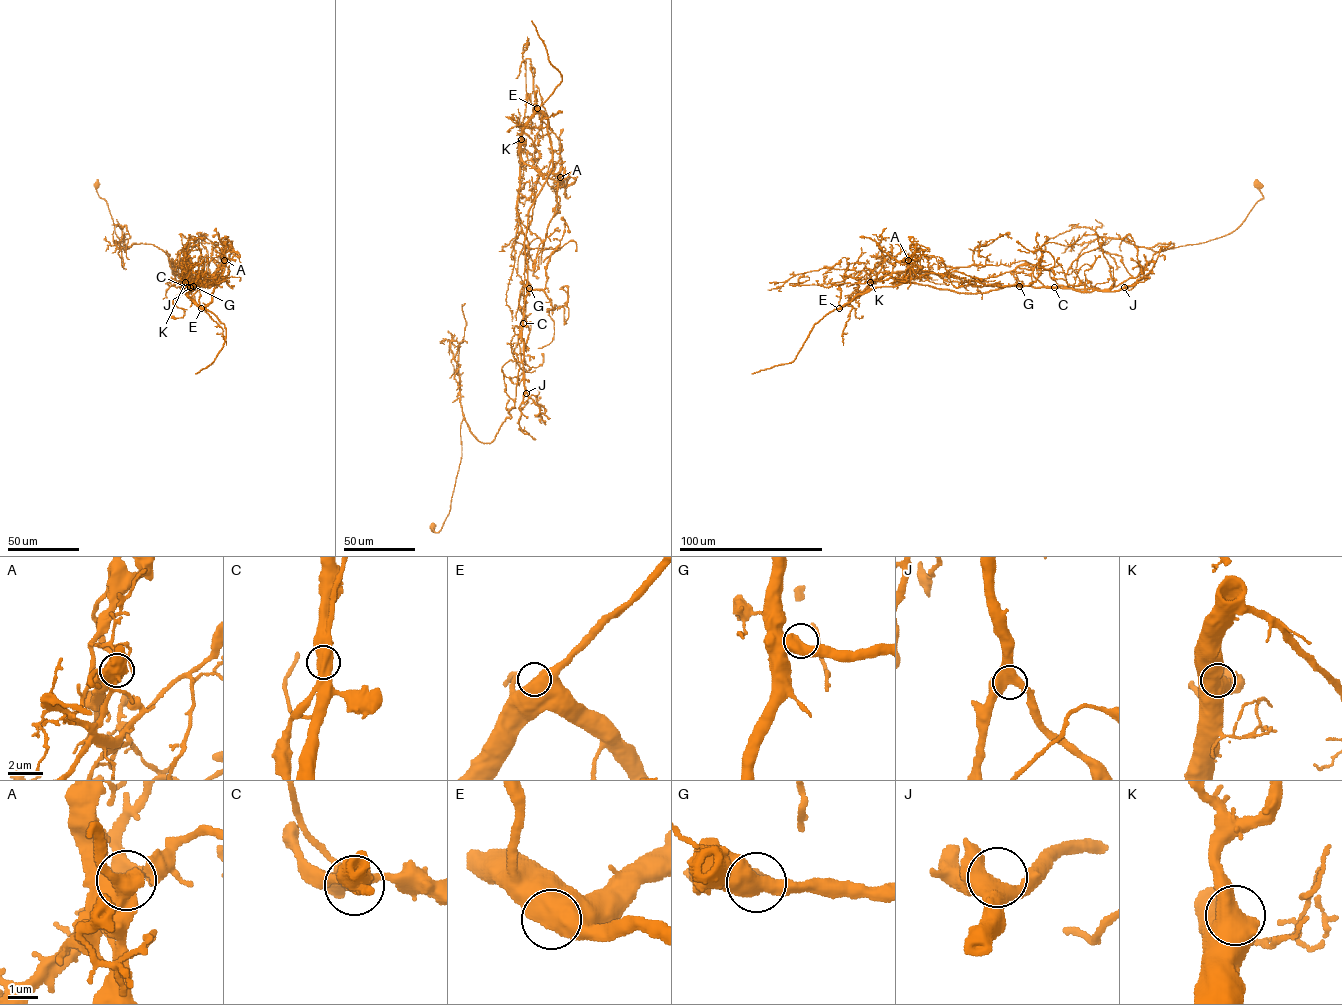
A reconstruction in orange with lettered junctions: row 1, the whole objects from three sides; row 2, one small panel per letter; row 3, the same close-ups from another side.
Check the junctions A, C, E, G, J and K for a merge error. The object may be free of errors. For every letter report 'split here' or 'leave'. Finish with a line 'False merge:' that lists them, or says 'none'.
A: leave
C: split here
E: leave
G: leave
J: leave
K: leave
False merge: C

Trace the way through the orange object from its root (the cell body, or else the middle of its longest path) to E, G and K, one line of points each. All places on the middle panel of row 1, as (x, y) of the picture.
E: (432, 527), (449, 513), (463, 418), (490, 443), (515, 403), (528, 212), (552, 166), (537, 108)
G: (432, 527), (438, 532), (449, 513), (463, 418), (478, 441), (490, 443), (511, 417), (529, 288)
K: (432, 527), (438, 532), (449, 513), (463, 418), (490, 443), (515, 403), (527, 281), (516, 208), (521, 139)

